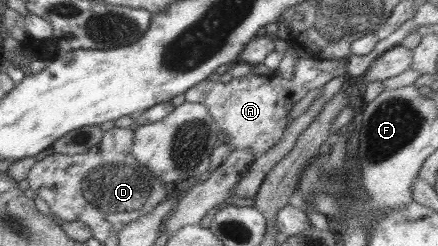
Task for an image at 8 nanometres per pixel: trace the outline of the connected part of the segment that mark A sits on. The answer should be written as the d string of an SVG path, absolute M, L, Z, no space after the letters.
M275 42L275 51L281 56L287 49L295 51L296 60L292 77L284 79L280 75L249 74L242 78L232 77L228 83L201 80L184 92L186 102L204 105L215 123L225 135L225 144L231 150L249 150L254 159L276 146L291 123L287 114L295 101L304 97L308 90L323 86L336 75L346 75L347 58L334 60L314 58L299 53L290 42Z

